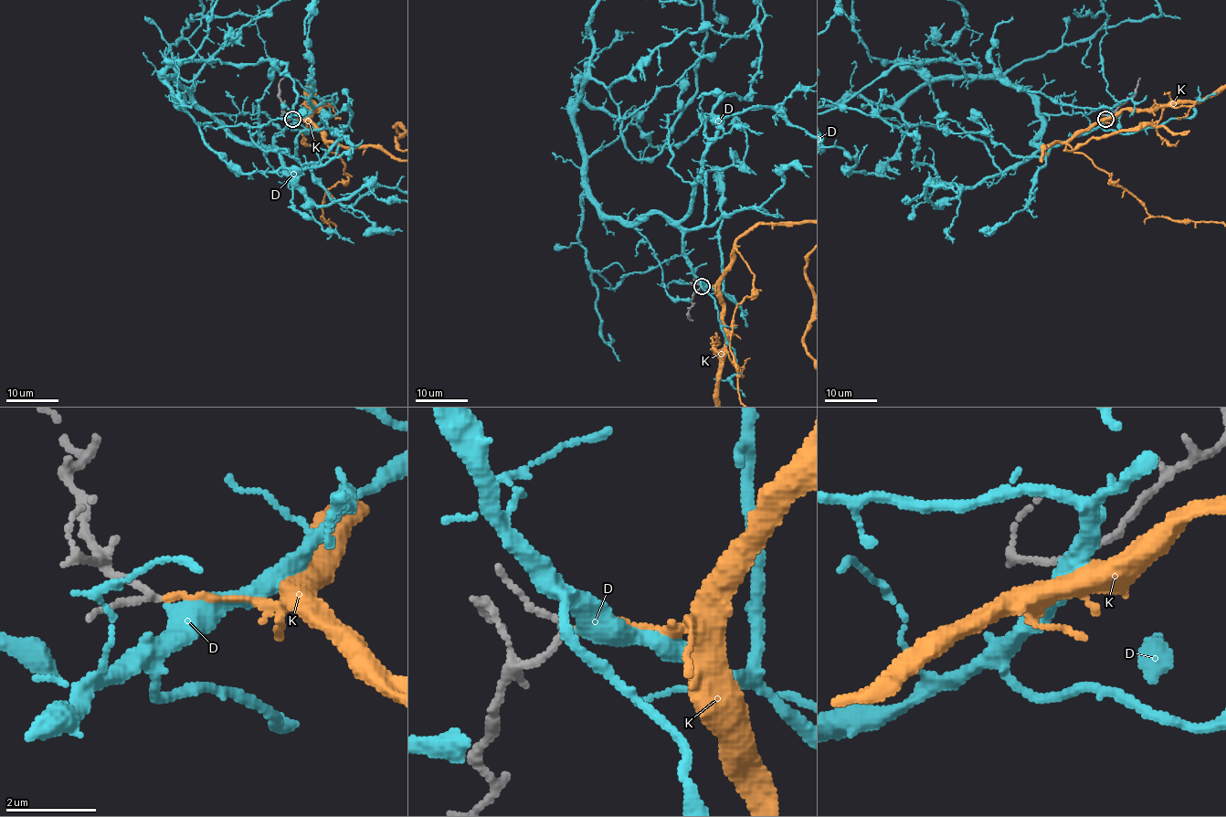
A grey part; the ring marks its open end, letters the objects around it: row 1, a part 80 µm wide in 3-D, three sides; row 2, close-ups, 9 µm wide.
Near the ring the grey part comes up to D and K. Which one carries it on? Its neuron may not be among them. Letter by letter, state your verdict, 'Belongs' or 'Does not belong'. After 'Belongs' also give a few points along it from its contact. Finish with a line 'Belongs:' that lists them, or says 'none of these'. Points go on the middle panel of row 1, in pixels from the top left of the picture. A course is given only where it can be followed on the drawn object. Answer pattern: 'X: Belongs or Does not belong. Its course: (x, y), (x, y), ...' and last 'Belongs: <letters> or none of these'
D: Belongs
K: Does not belong
Belongs: D

